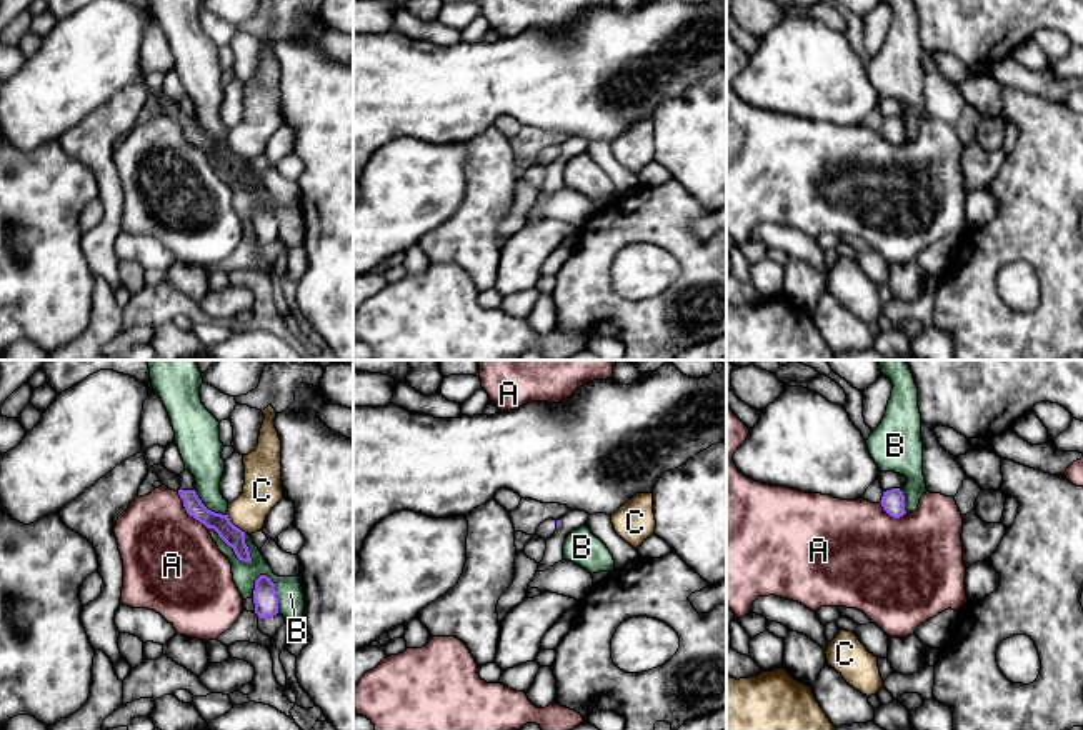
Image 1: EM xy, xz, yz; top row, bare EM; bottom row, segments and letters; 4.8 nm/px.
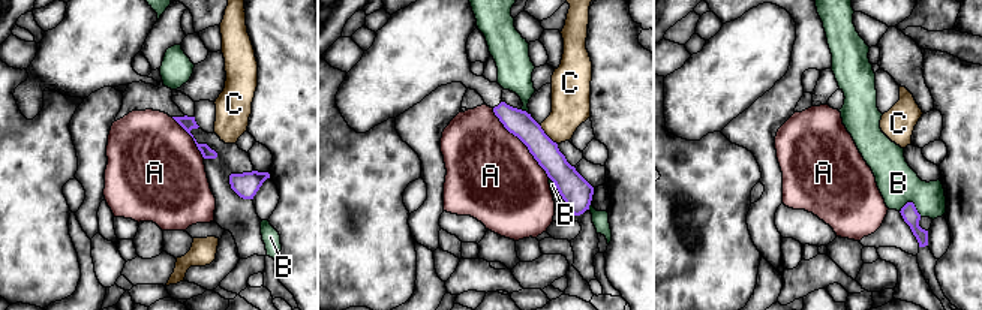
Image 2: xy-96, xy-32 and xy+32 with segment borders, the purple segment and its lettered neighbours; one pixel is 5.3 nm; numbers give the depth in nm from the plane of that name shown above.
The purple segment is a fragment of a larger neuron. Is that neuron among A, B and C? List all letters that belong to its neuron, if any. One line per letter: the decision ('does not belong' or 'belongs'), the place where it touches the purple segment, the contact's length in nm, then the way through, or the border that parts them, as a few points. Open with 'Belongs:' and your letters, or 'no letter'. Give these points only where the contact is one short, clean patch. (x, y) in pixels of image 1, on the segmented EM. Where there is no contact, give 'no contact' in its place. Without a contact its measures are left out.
Belongs: no letter
A: does not belong; meets purple in xy at (187, 512); contact 240 nm long; border along xy (177, 490), (184, 509), (207, 529)
B: does not belong; meets purple in xy at (232, 547); contact 260 nm long
C: does not belong; meets purple in xy at (234, 525); contact 130 nm long; border along xy (227, 514), (245, 532)

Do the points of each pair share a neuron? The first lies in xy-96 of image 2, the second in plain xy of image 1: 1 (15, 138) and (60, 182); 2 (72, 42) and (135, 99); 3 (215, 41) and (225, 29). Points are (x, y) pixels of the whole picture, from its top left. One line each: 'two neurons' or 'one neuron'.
1: one neuron
2: two neurons
3: two neurons

